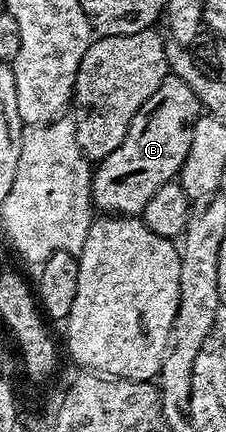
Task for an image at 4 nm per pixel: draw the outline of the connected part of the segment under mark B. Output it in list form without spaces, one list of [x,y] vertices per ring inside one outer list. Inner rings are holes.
[[[174,74],[167,75],[162,85],[158,85],[158,89],[150,97],[150,101],[146,101],[146,105],[142,105],[142,109],[134,113],[134,121],[130,121],[130,129],[122,145],[118,145],[114,153],[95,164],[92,173],[93,208],[97,212],[111,213],[116,217],[139,216],[154,193],[158,192],[162,185],[173,182],[179,176],[180,167],[186,161],[186,153],[190,149],[192,124],[196,122],[201,111],[200,101],[190,86]]]

